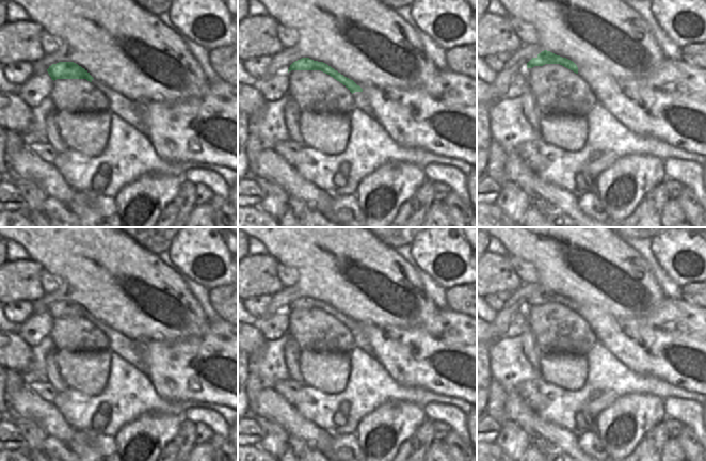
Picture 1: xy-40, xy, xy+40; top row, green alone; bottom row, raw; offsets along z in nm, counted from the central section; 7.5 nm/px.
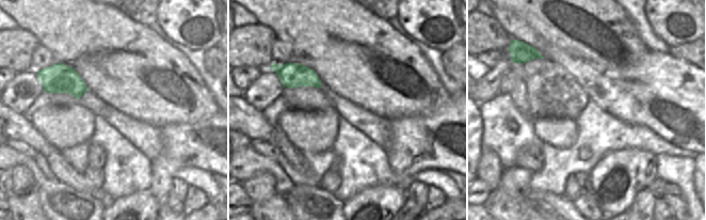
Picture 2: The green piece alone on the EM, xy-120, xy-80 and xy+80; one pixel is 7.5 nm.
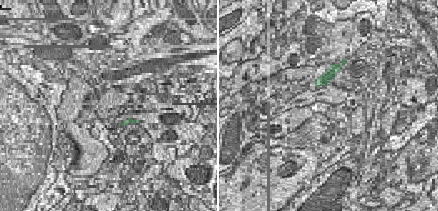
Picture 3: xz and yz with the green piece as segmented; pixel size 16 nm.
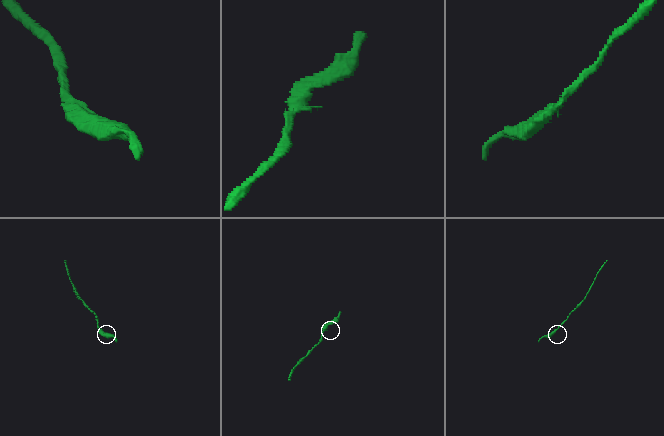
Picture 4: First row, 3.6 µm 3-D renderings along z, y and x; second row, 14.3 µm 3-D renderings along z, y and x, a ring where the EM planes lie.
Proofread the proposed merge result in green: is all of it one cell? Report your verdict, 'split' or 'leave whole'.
leave whole

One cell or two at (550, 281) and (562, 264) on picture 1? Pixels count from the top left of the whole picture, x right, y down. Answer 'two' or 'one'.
one

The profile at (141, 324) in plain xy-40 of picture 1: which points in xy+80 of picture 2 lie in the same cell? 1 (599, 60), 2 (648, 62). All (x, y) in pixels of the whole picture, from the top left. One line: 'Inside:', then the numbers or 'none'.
Inside: 1

